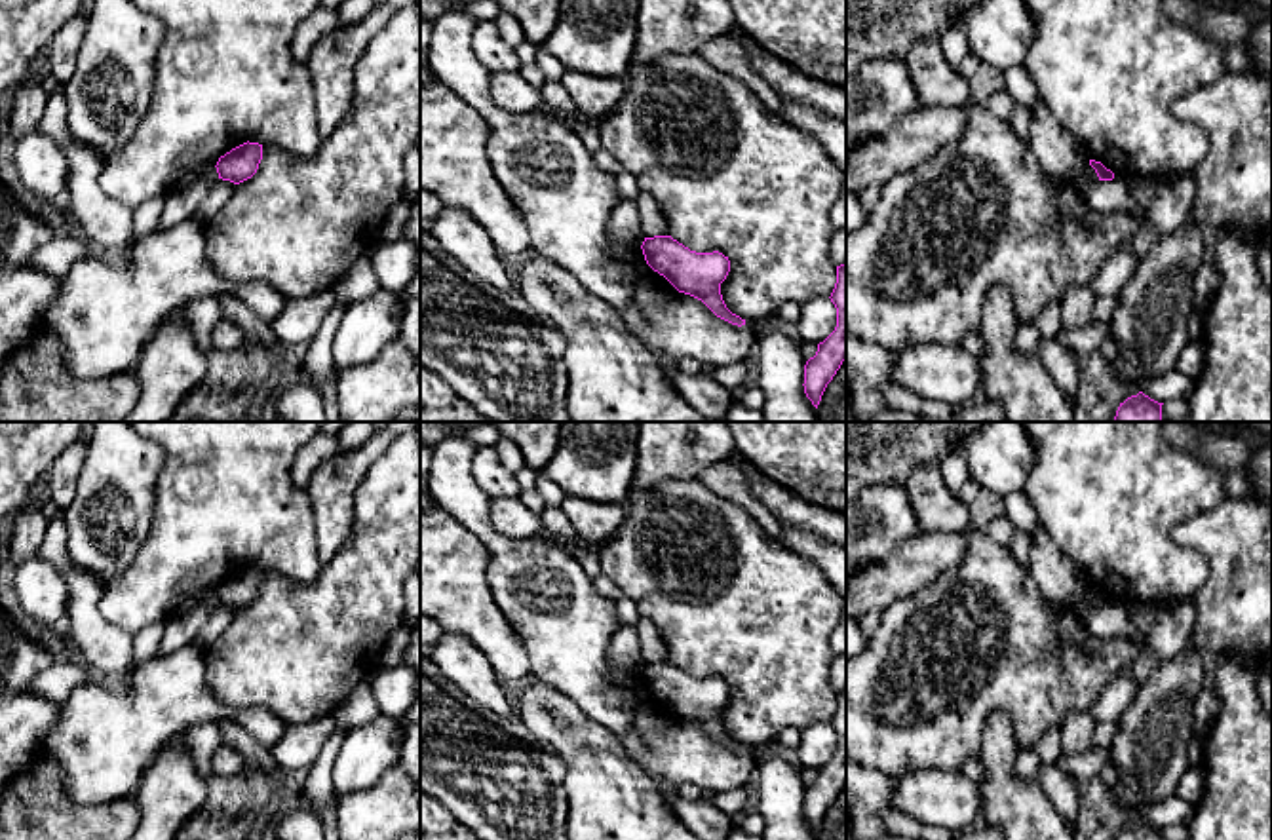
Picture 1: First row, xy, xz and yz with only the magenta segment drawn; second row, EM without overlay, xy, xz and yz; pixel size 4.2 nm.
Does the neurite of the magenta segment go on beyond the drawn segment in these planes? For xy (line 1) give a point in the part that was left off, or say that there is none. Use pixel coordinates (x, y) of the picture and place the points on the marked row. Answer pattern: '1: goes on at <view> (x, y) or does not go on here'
1: does not go on here

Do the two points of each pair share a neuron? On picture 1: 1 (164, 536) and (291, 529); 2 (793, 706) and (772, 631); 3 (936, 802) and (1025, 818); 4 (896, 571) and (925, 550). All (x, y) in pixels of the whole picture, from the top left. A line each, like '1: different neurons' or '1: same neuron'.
1: same neuron
2: same neuron
3: different neurons
4: same neuron

